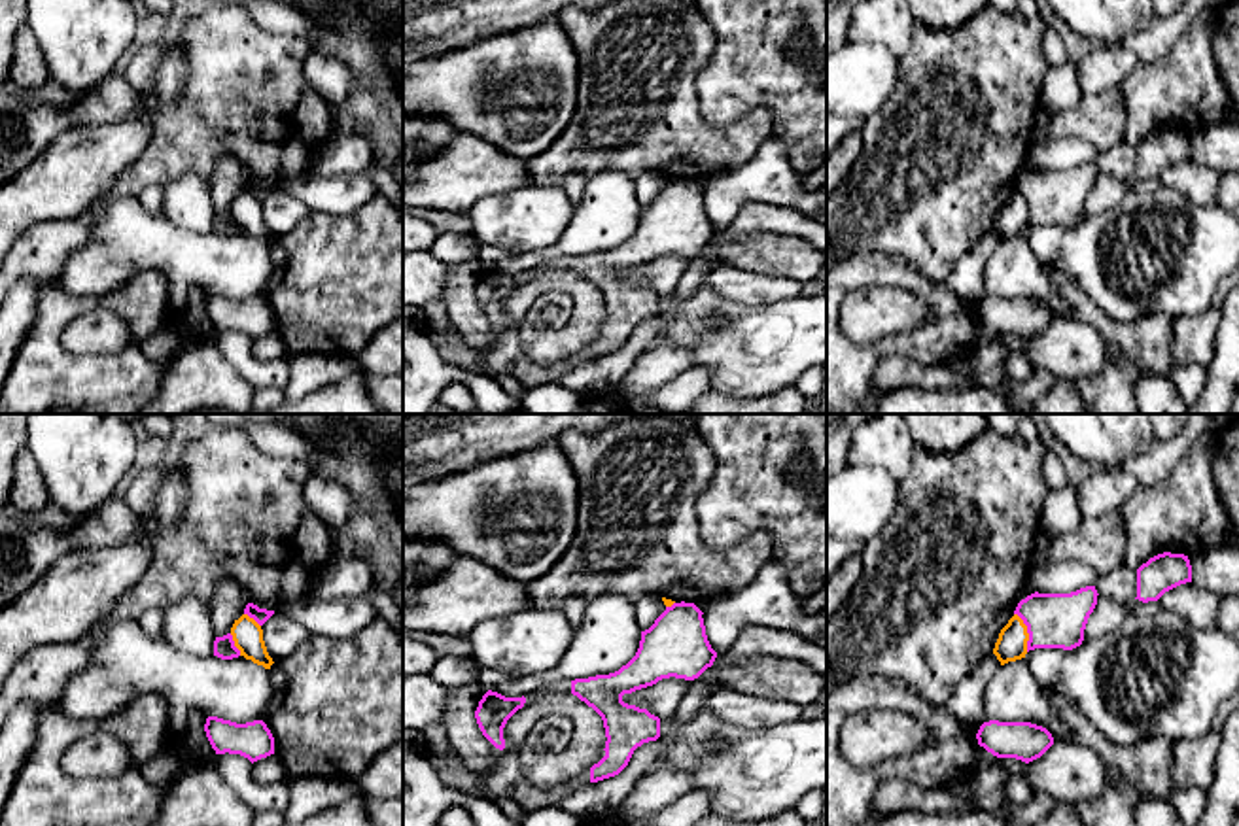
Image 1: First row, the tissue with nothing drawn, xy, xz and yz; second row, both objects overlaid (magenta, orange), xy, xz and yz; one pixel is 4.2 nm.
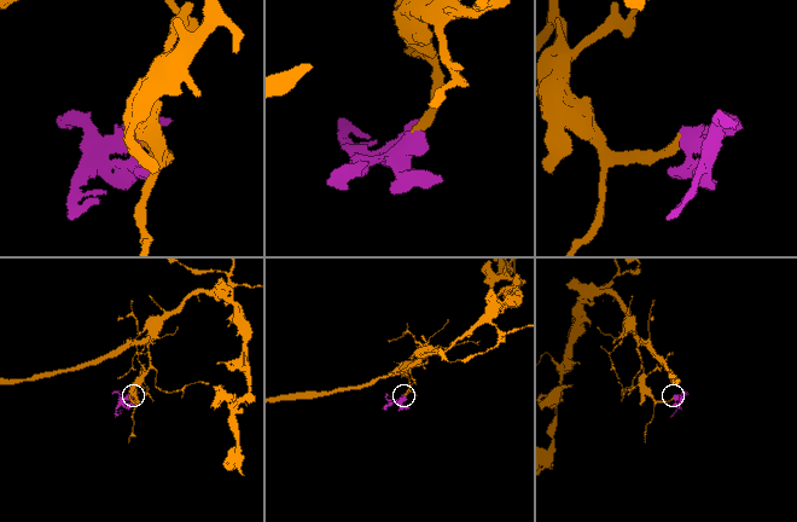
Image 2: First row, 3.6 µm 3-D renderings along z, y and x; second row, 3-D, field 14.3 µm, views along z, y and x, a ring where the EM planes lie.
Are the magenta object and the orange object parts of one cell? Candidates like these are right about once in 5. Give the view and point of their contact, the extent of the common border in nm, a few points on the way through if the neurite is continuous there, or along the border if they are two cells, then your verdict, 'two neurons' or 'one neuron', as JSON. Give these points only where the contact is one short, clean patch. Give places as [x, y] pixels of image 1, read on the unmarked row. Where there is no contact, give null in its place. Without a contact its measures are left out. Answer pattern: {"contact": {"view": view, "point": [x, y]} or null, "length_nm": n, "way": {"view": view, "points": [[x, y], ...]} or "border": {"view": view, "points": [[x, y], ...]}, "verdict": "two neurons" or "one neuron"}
{"contact": {"view": "yz", "point": [1028, 208]}, "length_nm": 180, "border": {"view": "yz", "points": [[1014, 189], [1026, 203], [1028, 227]]}, "verdict": "two neurons"}

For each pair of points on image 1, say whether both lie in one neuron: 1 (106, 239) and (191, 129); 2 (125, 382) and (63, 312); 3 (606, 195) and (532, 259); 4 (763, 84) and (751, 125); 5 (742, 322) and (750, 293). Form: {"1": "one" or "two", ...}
{"1": "two", "2": "one", "3": "one", "4": "two", "5": "two"}

